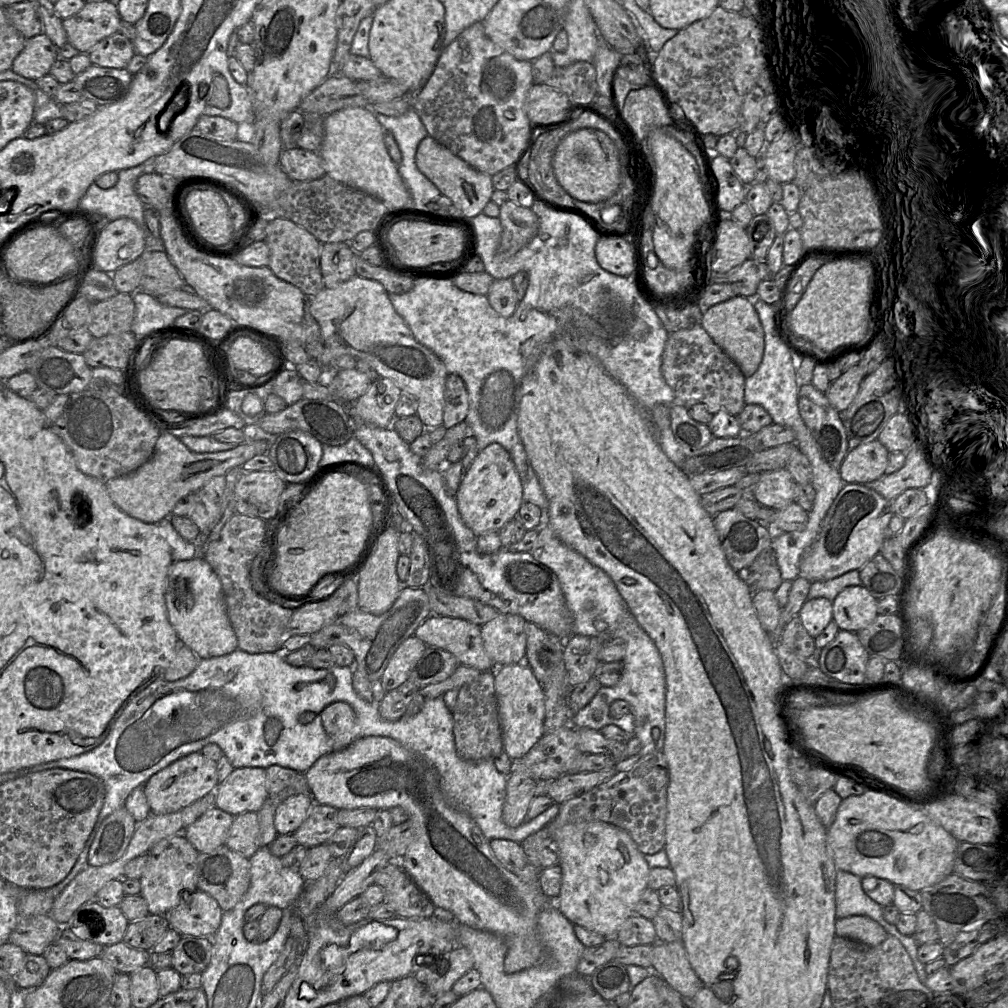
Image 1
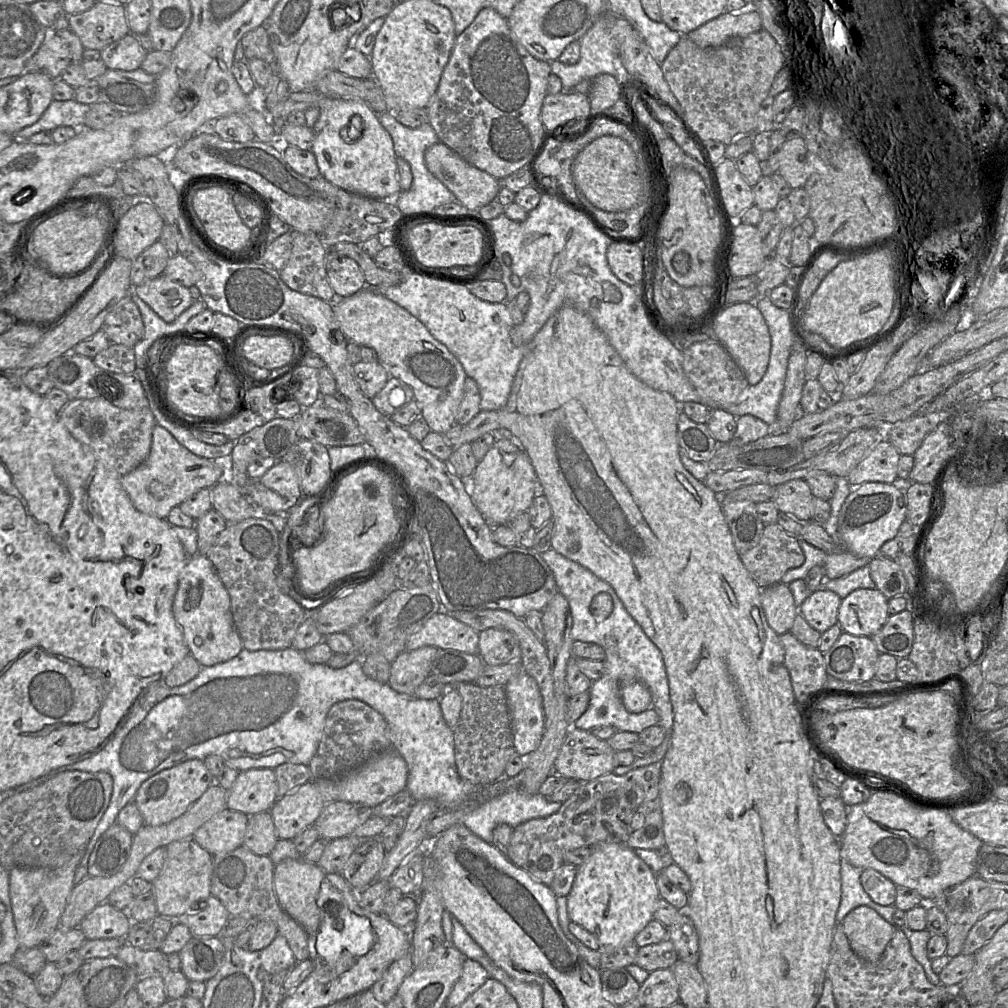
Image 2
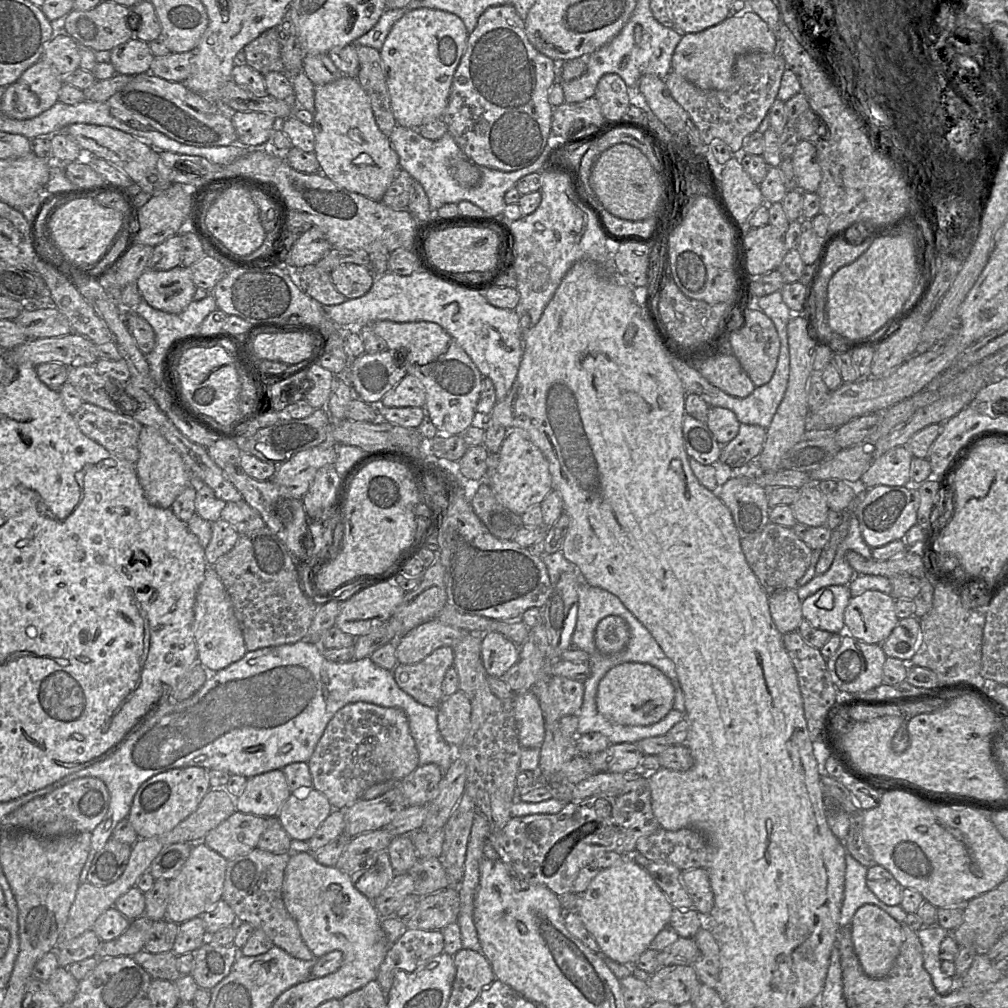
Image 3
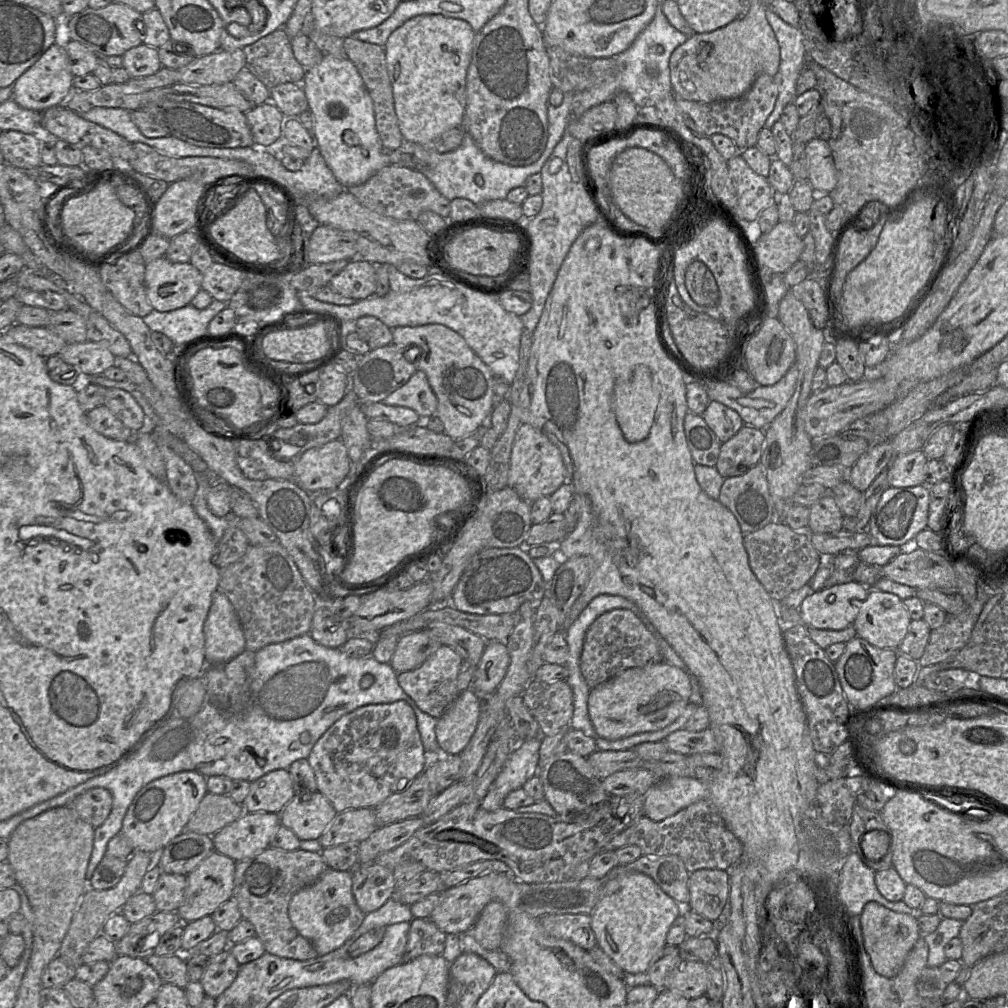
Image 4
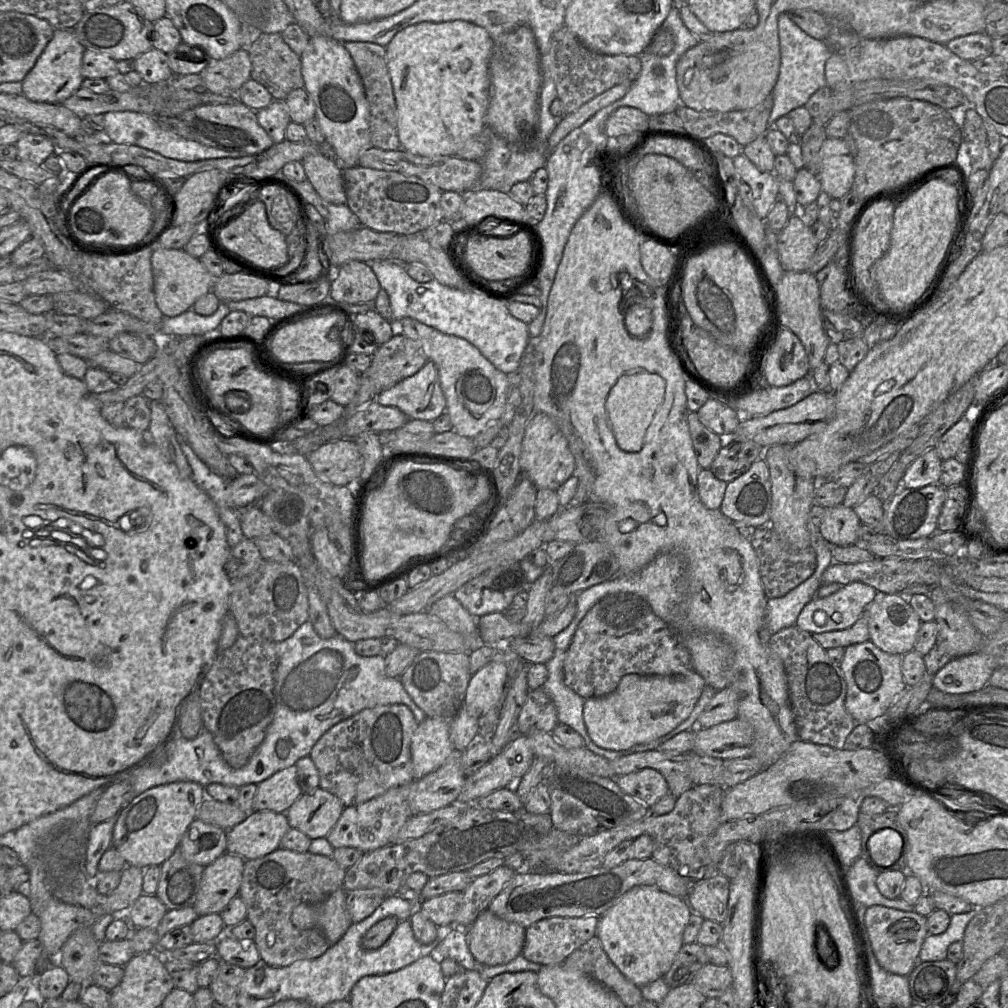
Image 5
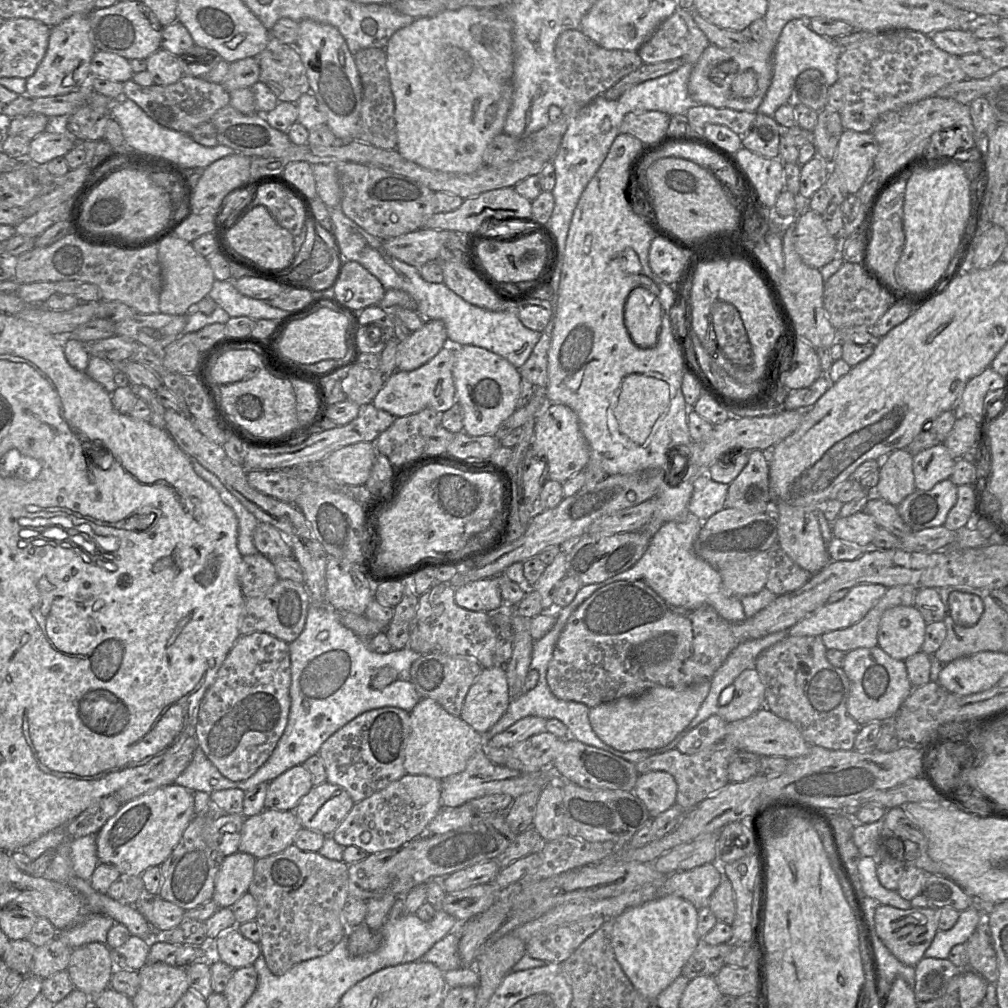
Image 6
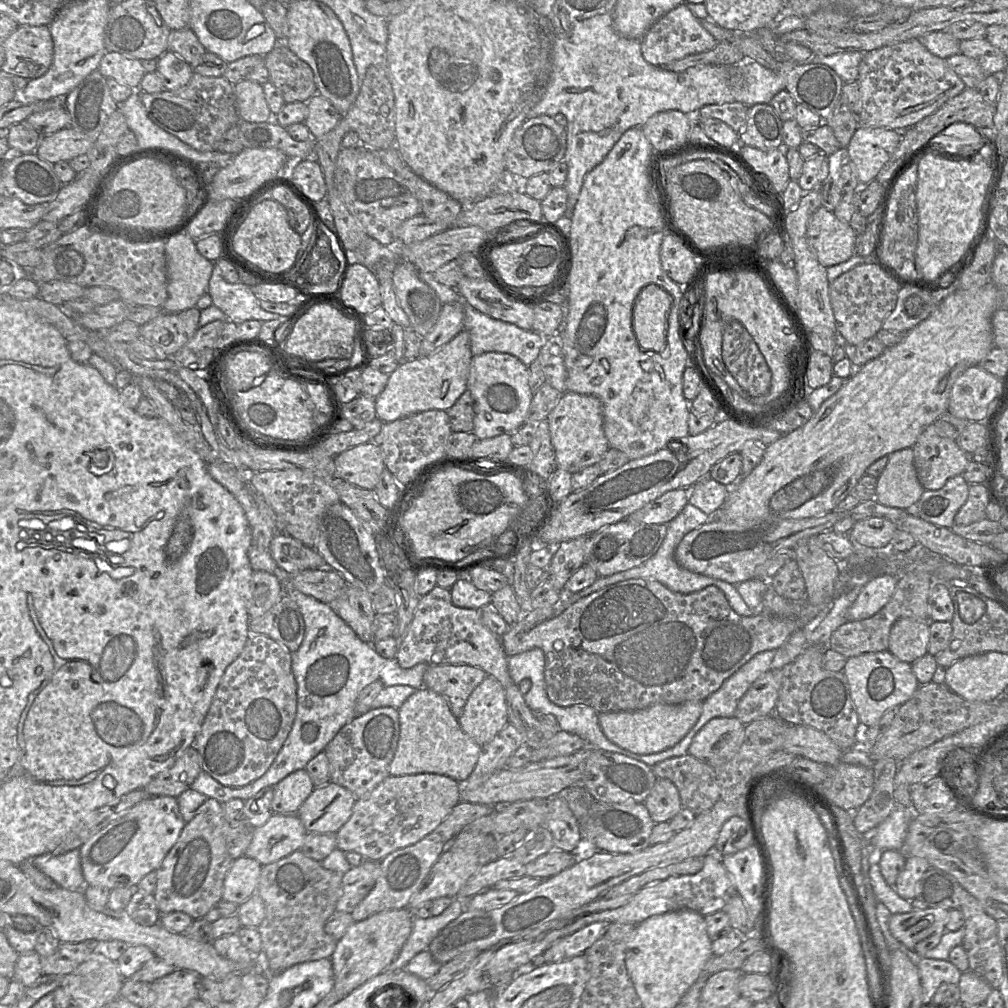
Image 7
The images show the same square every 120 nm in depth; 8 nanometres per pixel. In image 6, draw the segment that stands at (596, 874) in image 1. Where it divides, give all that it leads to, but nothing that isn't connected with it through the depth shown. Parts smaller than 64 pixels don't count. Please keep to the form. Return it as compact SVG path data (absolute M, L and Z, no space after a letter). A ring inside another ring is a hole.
M668 895L668 896L664 896L649 902L646 902L640 906L637 907L632 907L629 908L627 910L625 910L623 913L621 913L619 916L617 916L614 919L607 919L607 920L613 920L613 930L612 930L612 947L613 947L613 951L614 951L614 955L616 957L616 960L618 961L619 965L621 966L623 972L625 973L625 975L628 977L628 979L630 980L630 982L632 983L632 985L643 995L645 996L647 999L649 999L652 1003L655 1001L655 999L658 997L658 995L665 990L676 978L678 978L681 975L681 971L683 966L685 965L685 963L688 961L688 959L691 957L691 955L694 953L694 951L696 950L696 948L698 947L698 945L701 942L701 939L697 937L696 934L696 930L697 930L697 925L698 925L698 909L689 901L678 897L678 896L674 896L674 895Z

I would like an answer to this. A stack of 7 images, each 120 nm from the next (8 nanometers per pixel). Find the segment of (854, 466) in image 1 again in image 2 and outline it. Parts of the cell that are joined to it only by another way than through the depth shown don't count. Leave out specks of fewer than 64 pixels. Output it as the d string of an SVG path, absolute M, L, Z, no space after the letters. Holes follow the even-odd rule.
M885 438L881 439L848 474L850 486L859 486L866 482L896 483L900 456L892 443Z

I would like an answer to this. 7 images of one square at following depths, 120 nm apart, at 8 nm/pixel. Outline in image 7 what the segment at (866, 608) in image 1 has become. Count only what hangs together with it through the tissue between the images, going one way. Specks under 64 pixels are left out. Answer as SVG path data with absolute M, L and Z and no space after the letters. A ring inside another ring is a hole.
M908 617L897 620L890 630L888 651L909 664L923 657L928 653L929 622Z

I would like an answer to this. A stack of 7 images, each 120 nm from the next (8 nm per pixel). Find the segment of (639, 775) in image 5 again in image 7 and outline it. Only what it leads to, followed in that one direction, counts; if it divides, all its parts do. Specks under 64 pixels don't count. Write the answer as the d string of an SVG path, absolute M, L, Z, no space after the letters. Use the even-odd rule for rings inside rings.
M657 778L644 805L654 824L670 821L683 808L677 787L662 778Z

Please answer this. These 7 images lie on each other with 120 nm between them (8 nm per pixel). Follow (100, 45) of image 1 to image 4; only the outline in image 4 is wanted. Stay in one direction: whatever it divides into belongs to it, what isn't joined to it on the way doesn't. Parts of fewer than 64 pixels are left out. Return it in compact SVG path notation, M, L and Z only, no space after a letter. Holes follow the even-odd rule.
M144 43L130 48L121 57L122 67L131 78L153 75L162 67L157 49Z

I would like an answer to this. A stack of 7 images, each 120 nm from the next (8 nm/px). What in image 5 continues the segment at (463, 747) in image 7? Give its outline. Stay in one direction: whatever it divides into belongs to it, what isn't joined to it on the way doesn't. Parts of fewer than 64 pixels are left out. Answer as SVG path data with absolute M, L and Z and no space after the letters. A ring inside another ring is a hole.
M426 717L417 725L411 744L414 780L439 768L455 750L450 740L450 720Z

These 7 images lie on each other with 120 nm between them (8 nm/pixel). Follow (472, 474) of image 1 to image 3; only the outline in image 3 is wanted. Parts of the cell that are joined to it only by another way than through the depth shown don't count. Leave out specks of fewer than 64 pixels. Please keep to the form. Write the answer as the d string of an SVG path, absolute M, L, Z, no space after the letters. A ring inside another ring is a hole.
M508 428L499 451L499 463L492 475L484 480L498 501L516 514L523 514L530 506L540 504L553 490L549 463L542 451L520 428Z

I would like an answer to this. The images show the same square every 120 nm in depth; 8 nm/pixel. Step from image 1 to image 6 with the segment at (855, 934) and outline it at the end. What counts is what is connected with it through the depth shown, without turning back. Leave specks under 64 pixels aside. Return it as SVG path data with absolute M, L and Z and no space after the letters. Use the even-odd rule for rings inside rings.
M879 905L874 914L875 932L892 955L901 963L915 967L924 958L938 931L938 911L935 908L911 908L901 910L887 905Z

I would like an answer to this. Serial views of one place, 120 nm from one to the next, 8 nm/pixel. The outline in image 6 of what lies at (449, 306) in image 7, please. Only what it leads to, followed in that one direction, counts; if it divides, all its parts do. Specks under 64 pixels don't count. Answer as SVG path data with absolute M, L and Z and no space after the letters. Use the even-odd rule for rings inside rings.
M441 320L425 321L417 331L399 342L396 354L397 370L411 371L431 360L448 344L445 324Z

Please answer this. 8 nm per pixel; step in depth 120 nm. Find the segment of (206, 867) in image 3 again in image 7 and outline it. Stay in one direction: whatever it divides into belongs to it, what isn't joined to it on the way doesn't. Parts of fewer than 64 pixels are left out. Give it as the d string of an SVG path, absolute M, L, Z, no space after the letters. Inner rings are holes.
M246 855L235 859L224 879L222 900L240 905L257 893L261 867Z

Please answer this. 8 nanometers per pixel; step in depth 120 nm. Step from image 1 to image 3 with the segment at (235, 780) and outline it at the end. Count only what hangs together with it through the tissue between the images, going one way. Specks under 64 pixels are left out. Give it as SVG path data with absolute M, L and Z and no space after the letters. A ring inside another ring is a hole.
M282 769L271 770L247 778L241 795L235 799L238 812L259 817L276 817L291 794Z

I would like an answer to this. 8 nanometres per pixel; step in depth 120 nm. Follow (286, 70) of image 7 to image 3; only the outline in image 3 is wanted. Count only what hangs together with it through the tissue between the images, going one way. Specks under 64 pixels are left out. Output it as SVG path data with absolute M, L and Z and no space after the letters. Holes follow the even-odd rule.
M268 29L246 44L242 51L246 64L265 75L268 72L284 72L280 43L276 29Z

